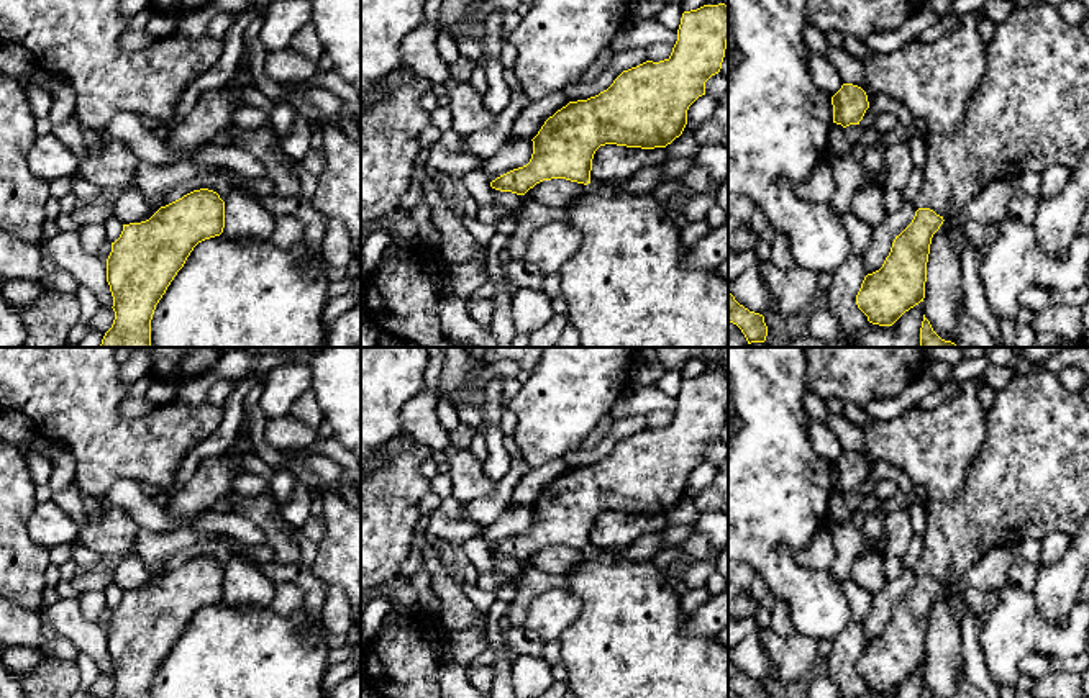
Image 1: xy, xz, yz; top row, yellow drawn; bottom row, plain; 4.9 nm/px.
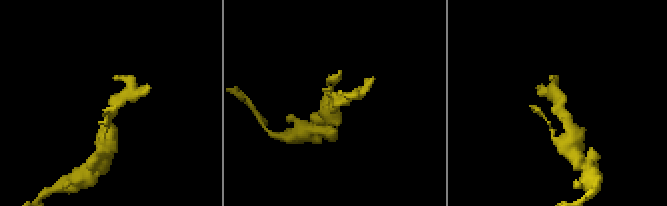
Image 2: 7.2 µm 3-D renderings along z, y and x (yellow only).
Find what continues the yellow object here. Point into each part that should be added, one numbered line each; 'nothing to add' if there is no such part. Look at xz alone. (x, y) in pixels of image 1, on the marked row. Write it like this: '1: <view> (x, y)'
nothing to add

